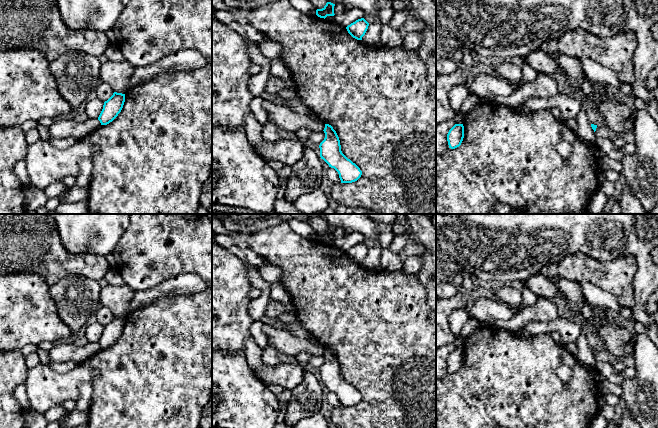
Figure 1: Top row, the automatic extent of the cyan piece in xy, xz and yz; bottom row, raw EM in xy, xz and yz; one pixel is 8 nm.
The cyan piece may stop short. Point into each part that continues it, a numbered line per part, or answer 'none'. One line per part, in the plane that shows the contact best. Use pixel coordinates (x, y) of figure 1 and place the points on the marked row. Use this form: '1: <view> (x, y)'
none

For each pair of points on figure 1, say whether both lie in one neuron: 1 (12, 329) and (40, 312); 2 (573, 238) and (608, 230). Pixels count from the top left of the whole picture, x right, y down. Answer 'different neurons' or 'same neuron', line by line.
1: same neuron
2: same neuron

